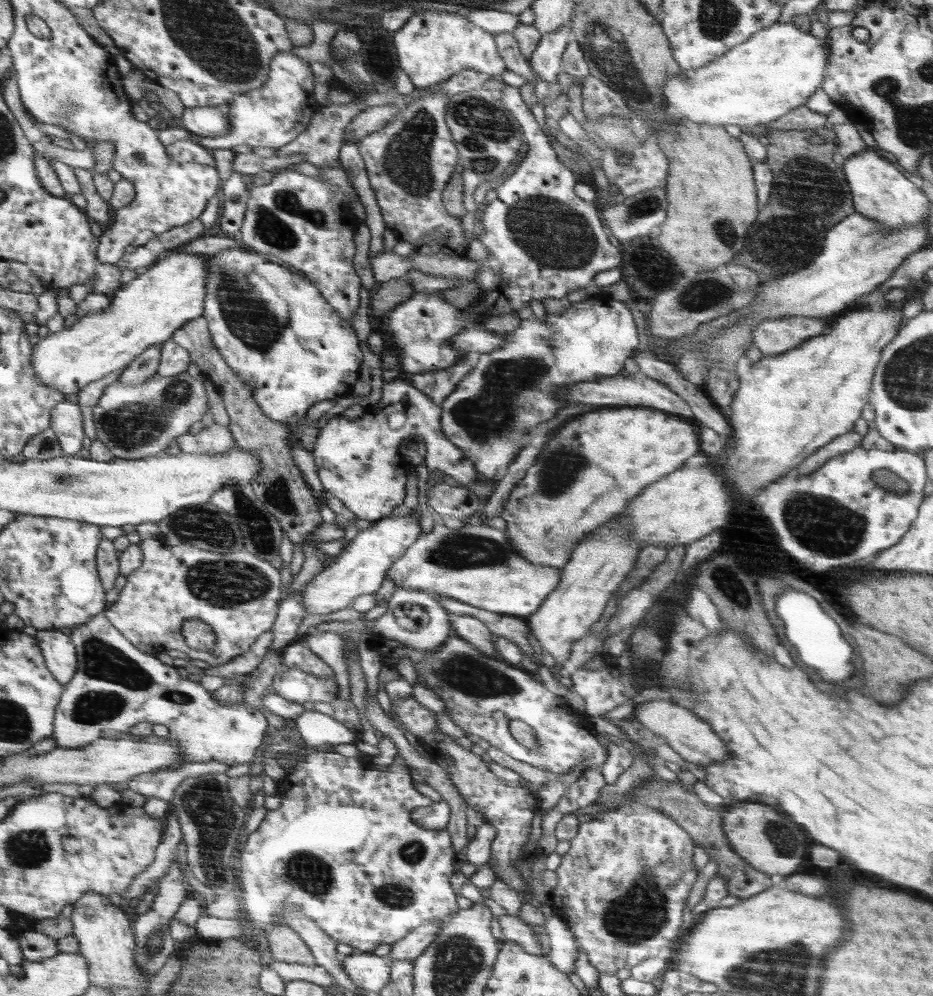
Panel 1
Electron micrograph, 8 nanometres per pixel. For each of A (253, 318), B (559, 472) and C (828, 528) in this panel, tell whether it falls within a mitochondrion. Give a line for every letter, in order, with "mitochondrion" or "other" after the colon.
A: mitochondrion
B: mitochondrion
C: mitochondrion

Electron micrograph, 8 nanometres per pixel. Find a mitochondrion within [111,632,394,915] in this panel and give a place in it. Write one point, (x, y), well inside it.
(214, 816)

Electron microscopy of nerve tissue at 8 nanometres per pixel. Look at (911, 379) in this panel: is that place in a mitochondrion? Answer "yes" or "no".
yes

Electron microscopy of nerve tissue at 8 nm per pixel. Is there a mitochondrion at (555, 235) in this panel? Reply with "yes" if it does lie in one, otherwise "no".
yes

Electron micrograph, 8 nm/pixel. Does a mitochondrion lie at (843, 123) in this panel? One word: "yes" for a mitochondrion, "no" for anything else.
no

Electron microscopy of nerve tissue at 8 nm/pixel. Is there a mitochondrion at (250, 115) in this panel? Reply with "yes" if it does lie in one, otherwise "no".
no

